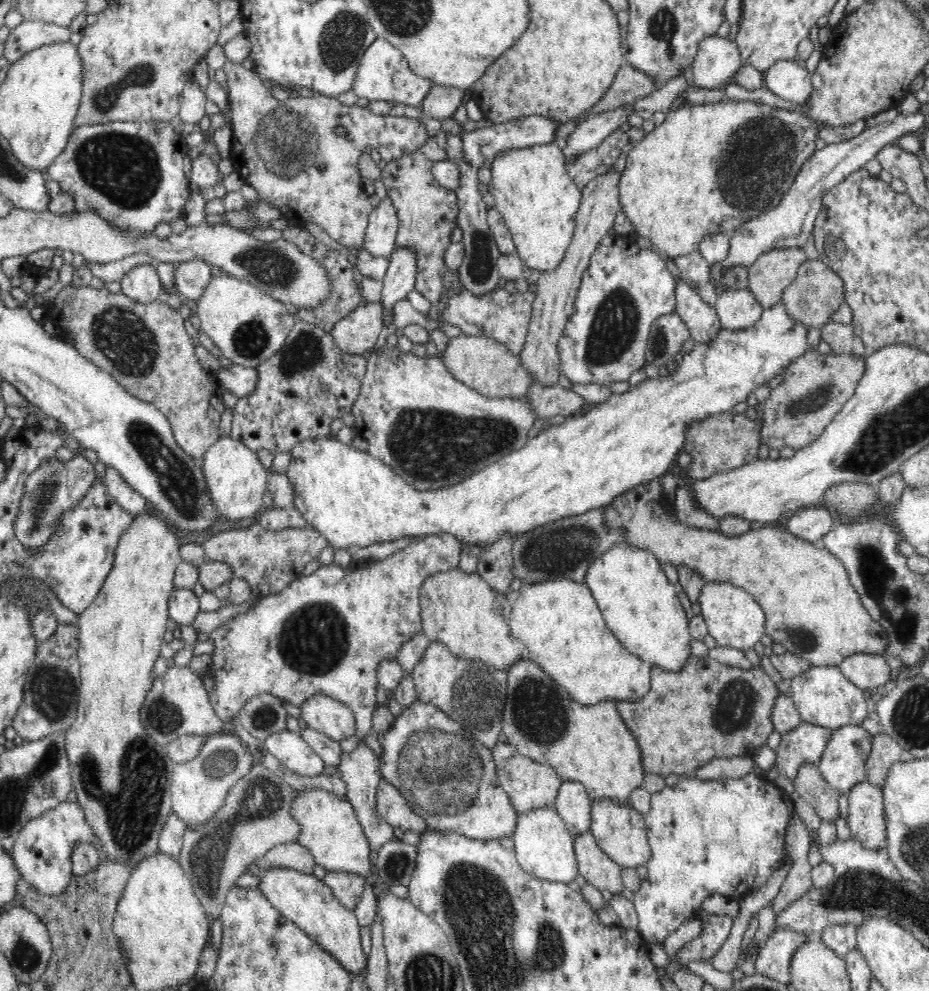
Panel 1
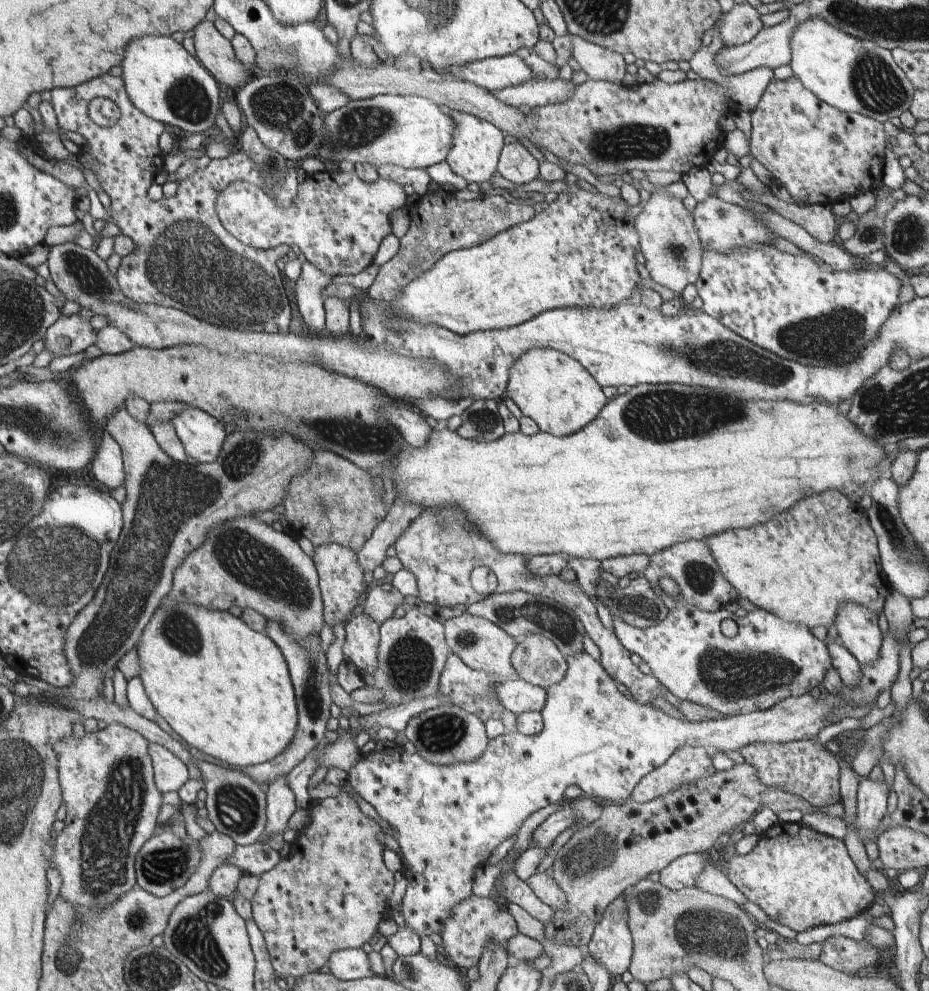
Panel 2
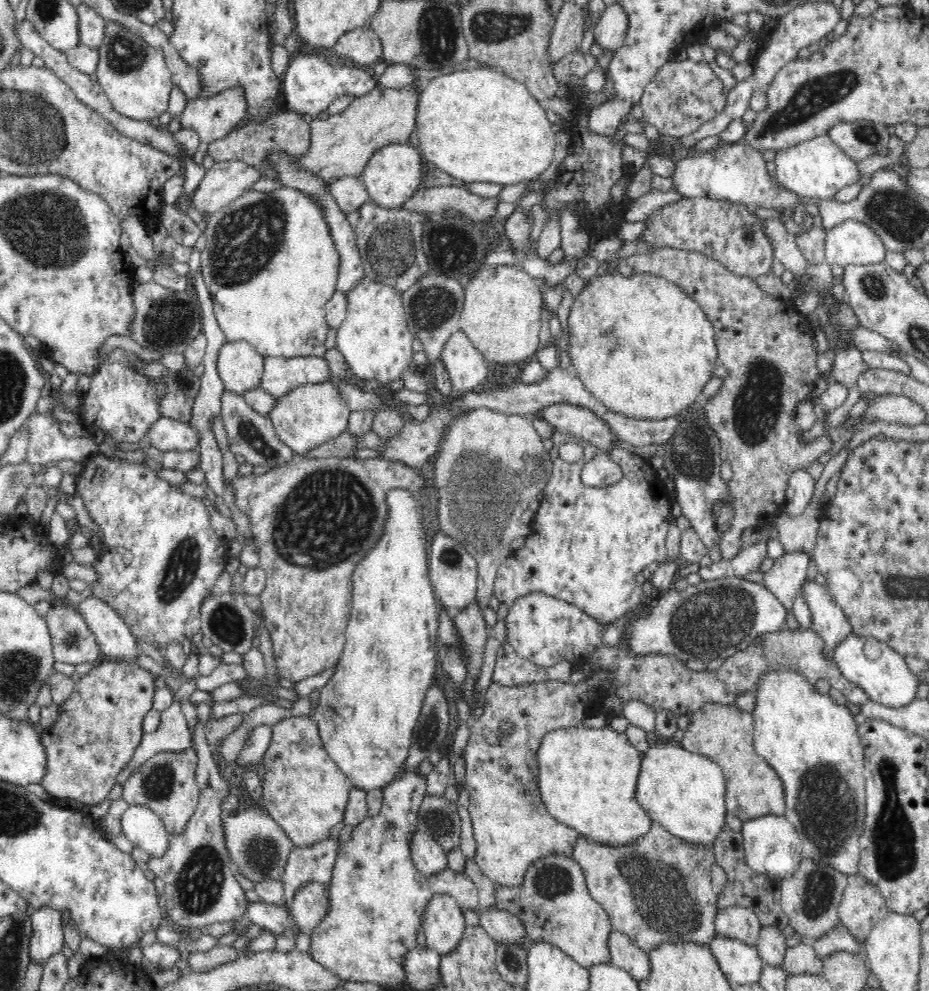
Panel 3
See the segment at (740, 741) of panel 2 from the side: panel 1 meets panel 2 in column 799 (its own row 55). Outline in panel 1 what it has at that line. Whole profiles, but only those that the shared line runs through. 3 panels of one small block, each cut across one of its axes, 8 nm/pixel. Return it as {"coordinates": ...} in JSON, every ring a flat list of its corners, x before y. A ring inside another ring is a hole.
{"coordinates":[[714,35,700,41,692,62,694,85,700,88,723,88,743,65,737,44,728,37]]}

